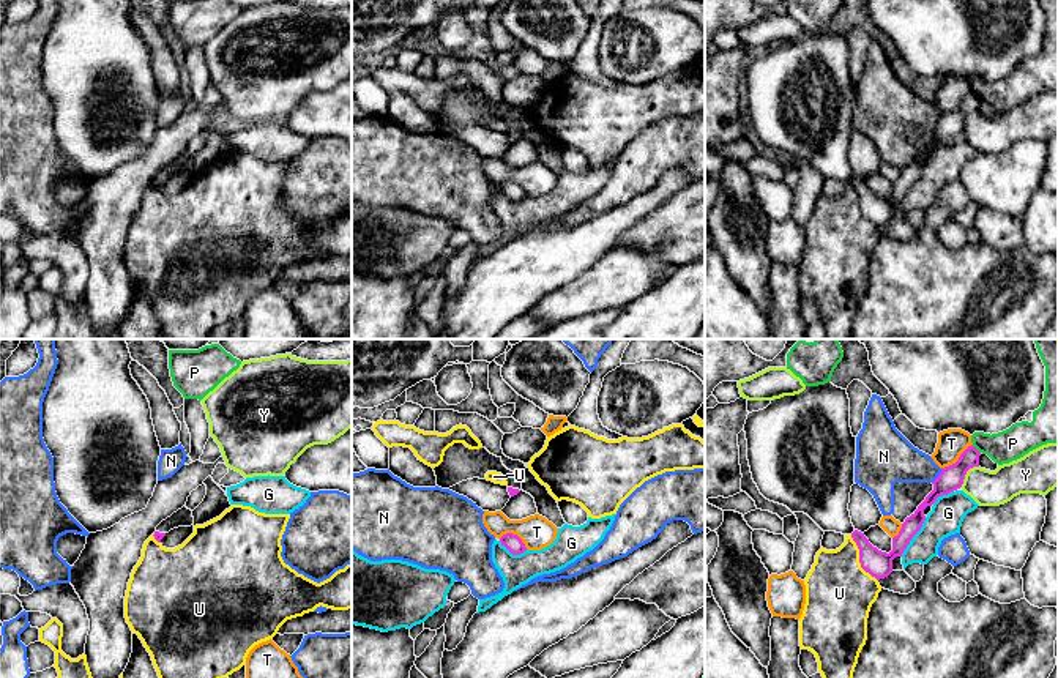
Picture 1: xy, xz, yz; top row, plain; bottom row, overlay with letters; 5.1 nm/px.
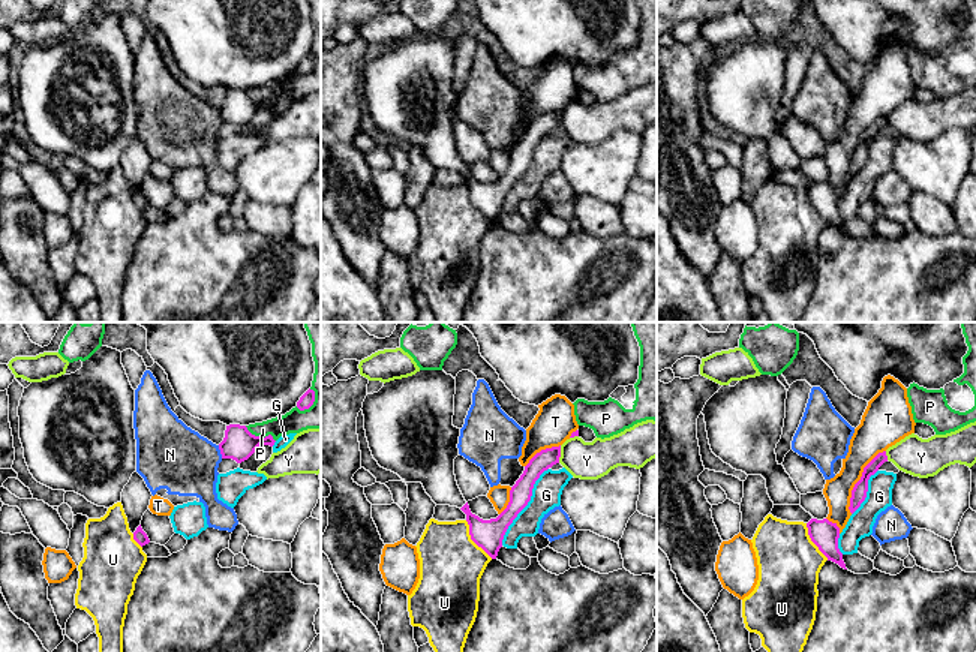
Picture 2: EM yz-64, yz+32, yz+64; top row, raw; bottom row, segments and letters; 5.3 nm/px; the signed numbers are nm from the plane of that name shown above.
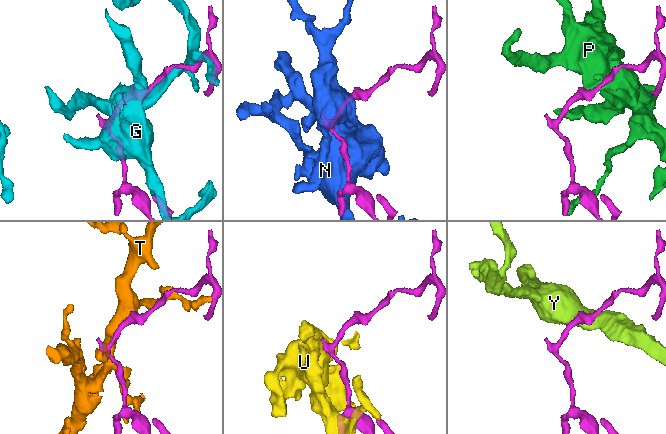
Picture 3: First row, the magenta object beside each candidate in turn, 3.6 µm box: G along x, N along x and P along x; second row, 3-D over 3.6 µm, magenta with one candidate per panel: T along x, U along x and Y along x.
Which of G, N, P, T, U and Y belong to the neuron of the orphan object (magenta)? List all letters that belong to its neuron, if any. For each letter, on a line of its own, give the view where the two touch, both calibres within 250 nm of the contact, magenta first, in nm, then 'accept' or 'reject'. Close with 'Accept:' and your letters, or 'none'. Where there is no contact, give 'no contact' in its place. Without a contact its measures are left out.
G: yz | 140/170 nm | reject
N: yz | 130/240 nm | reject
P: yz | 130/160 nm | reject
T: yz | 130/140 nm | reject
U: yz | 140/360 nm | reject
Y: yz | 130/180 nm | reject
Accept: none

